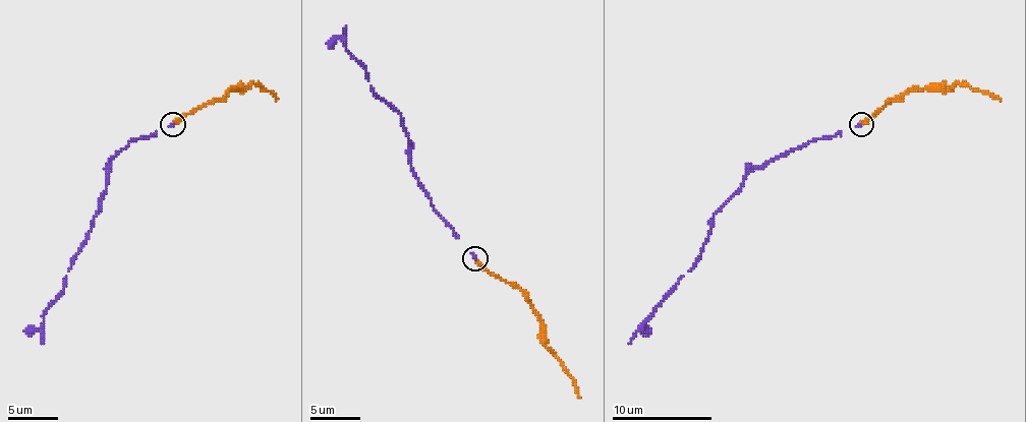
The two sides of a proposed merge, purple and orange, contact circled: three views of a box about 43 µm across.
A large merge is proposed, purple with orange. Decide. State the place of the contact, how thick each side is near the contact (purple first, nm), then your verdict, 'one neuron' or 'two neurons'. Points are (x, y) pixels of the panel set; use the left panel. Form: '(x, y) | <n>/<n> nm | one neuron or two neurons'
(172, 124) | 180/240 nm | two neurons

